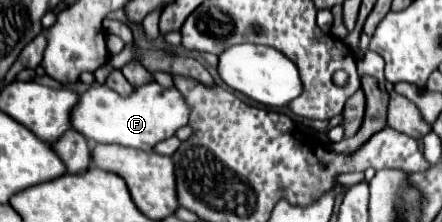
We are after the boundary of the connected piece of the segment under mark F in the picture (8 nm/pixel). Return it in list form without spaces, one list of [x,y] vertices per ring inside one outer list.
[[[158,82],[134,88],[134,94],[130,94],[128,98],[116,94],[104,84],[92,84],[72,108],[70,124],[88,142],[152,150],[158,142],[174,136],[180,126],[188,124],[188,104],[176,88],[166,90]]]

